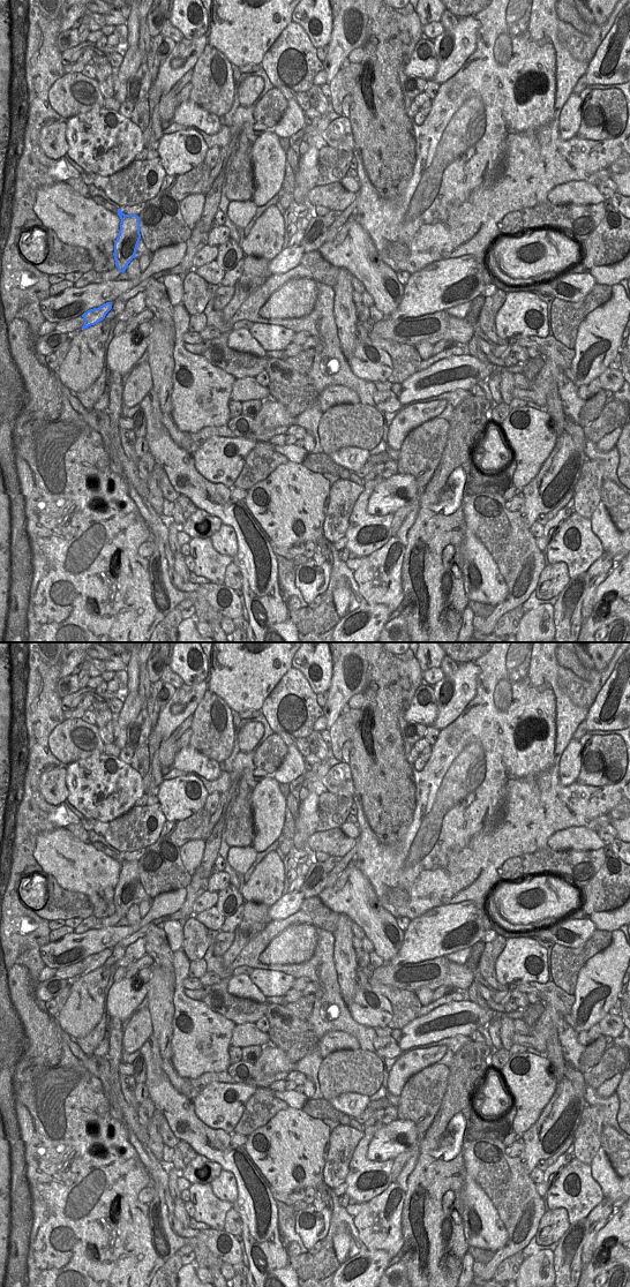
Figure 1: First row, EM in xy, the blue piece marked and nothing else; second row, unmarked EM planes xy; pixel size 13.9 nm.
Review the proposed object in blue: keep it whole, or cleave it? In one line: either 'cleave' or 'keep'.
cleave

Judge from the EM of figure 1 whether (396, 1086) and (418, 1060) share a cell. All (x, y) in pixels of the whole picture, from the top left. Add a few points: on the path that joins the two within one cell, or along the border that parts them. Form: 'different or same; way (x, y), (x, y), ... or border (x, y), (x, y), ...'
same; way (397, 1079), (411, 1066)

